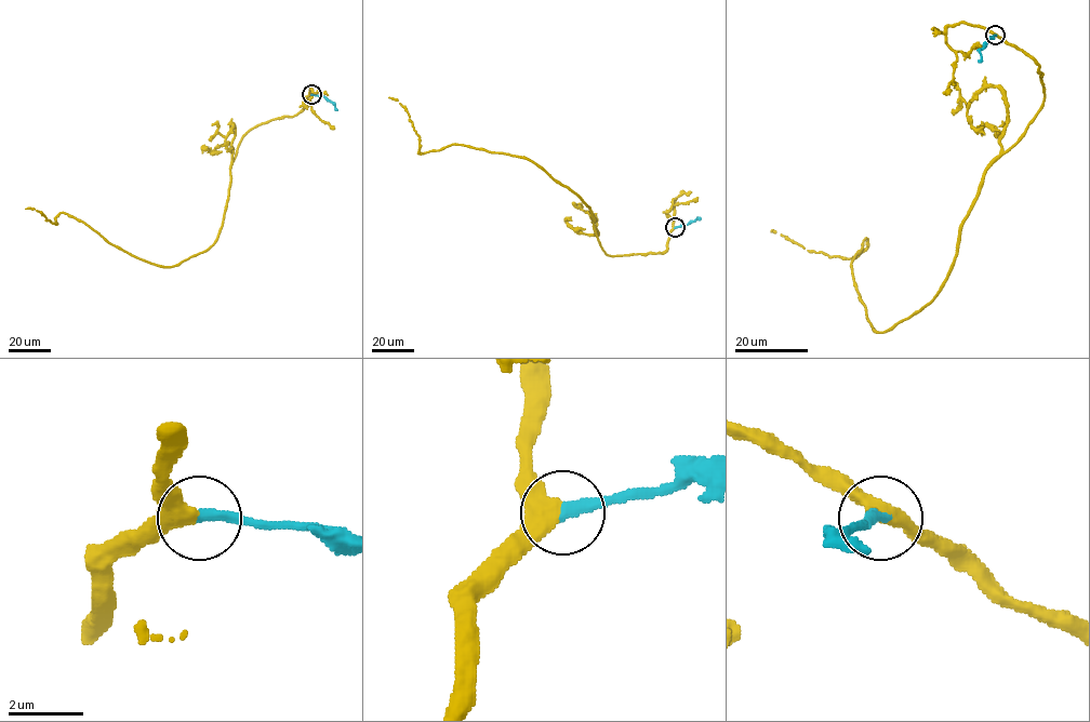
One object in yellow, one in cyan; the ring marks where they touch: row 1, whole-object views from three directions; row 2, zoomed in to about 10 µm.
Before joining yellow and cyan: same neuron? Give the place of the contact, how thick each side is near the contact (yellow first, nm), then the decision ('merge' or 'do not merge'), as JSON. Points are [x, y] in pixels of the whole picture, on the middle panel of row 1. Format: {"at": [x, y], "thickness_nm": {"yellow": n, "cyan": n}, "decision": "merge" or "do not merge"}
{"at": [675, 227], "thickness_nm": {"yellow": 440, "cyan": 320}, "decision": "merge"}

